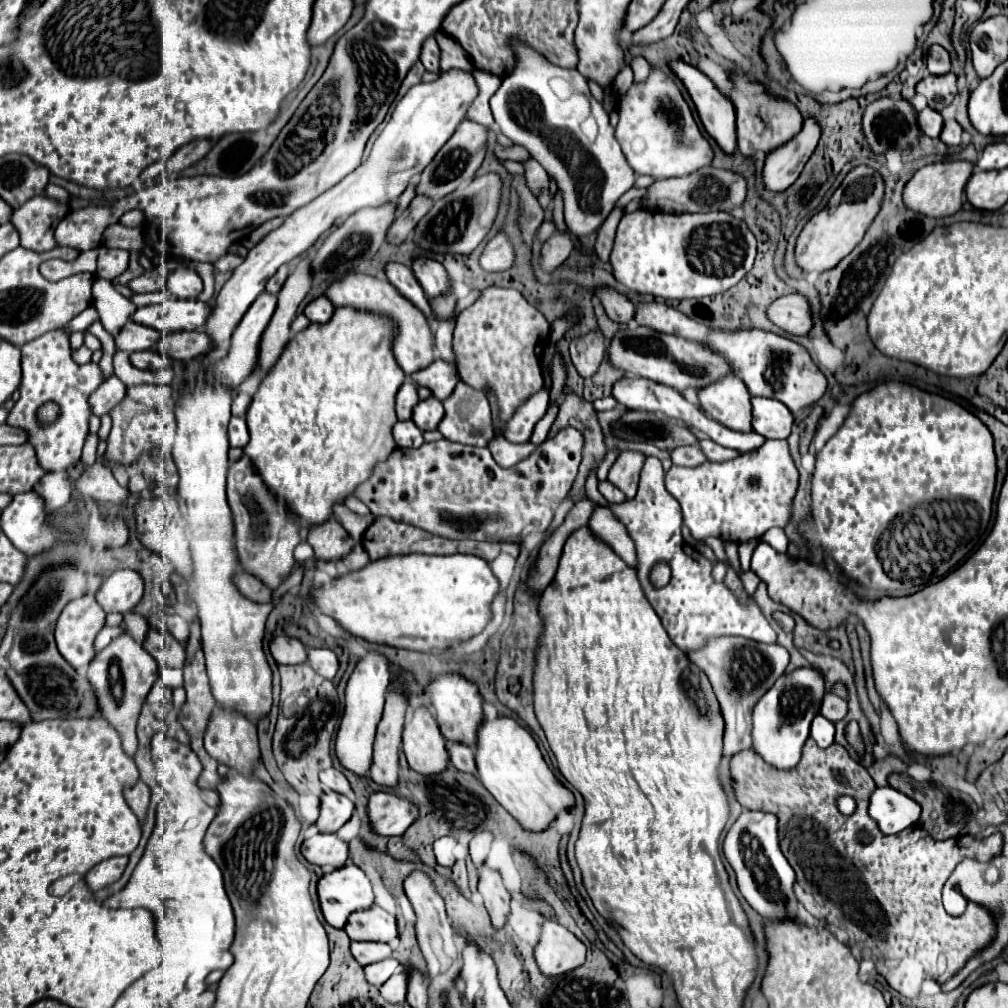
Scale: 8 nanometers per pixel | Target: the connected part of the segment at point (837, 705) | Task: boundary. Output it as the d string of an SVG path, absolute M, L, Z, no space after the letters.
M824 694L820 714L824 718L828 718L830 722L842 720L846 716L846 702L840 696L836 696L836 694Z

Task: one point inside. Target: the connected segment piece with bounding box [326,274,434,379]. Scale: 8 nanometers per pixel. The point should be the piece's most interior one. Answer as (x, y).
(413, 345)

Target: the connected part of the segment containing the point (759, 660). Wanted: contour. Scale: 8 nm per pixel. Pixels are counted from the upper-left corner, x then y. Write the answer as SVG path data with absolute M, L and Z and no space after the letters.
M712 638L704 650L688 654L690 660L706 672L712 688L720 700L726 734L724 734L724 756L734 756L736 752L748 750L752 746L752 708L766 694L768 688L784 674L788 666L788 652L780 644L758 644L746 638Z

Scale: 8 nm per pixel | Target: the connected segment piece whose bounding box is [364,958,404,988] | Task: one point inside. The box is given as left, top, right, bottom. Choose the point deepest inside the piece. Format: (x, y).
(378, 973)

